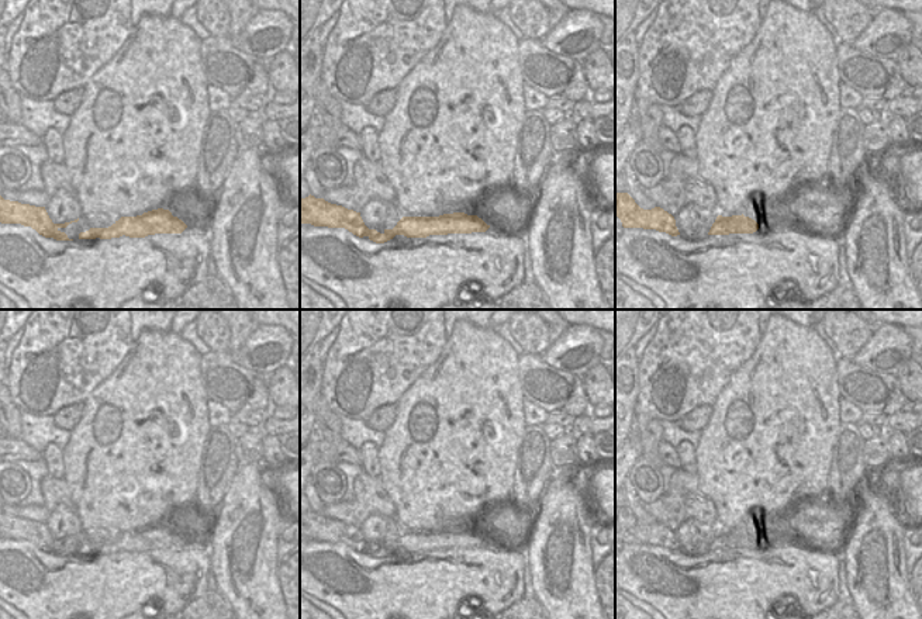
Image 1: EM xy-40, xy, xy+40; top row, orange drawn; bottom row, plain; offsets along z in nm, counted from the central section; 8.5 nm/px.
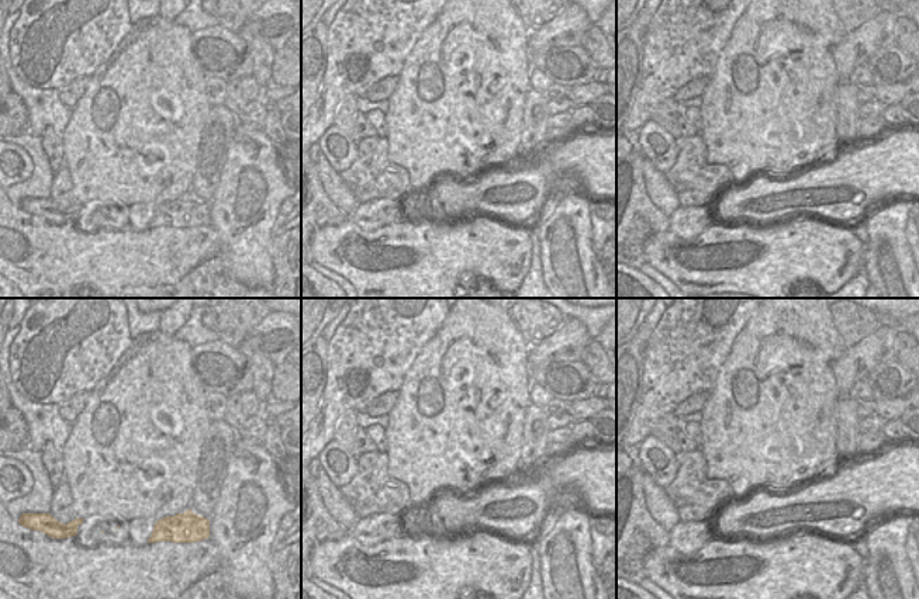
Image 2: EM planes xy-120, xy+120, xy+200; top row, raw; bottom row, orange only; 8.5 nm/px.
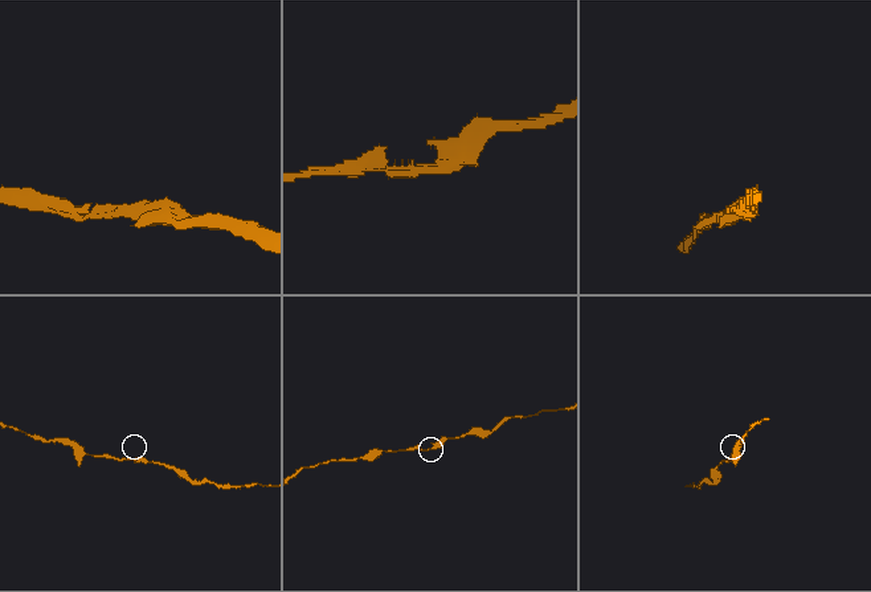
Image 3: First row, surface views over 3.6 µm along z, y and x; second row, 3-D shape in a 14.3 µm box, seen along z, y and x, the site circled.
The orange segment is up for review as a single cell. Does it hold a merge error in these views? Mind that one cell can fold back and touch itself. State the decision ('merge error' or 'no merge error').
no merge error

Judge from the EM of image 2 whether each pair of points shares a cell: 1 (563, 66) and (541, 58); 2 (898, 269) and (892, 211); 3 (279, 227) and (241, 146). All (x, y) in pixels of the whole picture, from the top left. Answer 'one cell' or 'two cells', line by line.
1: one cell
2: one cell
3: two cells

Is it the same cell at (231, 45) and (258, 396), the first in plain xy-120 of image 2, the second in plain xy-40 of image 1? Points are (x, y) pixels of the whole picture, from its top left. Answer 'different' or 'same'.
same

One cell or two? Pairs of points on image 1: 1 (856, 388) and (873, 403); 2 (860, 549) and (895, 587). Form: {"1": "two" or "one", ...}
{"1": "one", "2": "one"}

